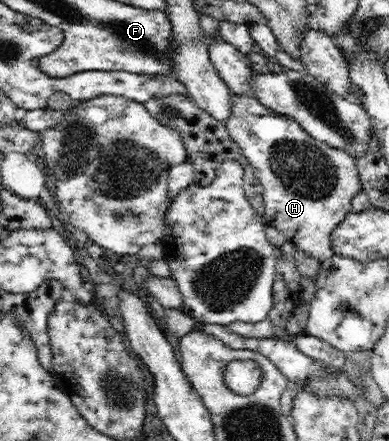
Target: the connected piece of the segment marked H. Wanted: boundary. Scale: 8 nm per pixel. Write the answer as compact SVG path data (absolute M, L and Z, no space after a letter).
M233 93L230 114L224 123L232 140L242 149L252 165L253 173L263 186L263 220L267 226L278 229L297 249L318 258L320 262L334 256L332 232L352 212L353 196L361 189L354 157L342 149L312 138L294 118L262 106L256 97L250 94Z

